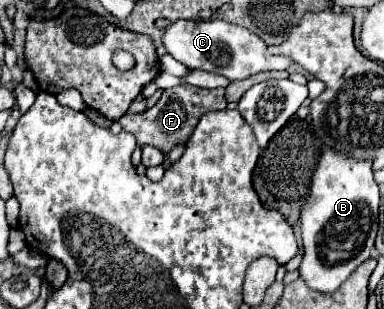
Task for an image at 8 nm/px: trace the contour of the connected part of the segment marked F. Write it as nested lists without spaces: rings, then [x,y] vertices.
[[[181,84],[177,88],[163,90],[159,102],[153,108],[141,112],[141,114],[125,114],[117,122],[123,126],[125,132],[131,132],[137,138],[139,146],[151,144],[151,146],[159,148],[163,154],[169,154],[175,146],[185,144],[191,138],[191,134],[203,114],[207,114],[211,110],[225,110],[227,108],[223,94],[225,94],[223,88],[205,90],[205,88],[197,88],[191,84]]]

